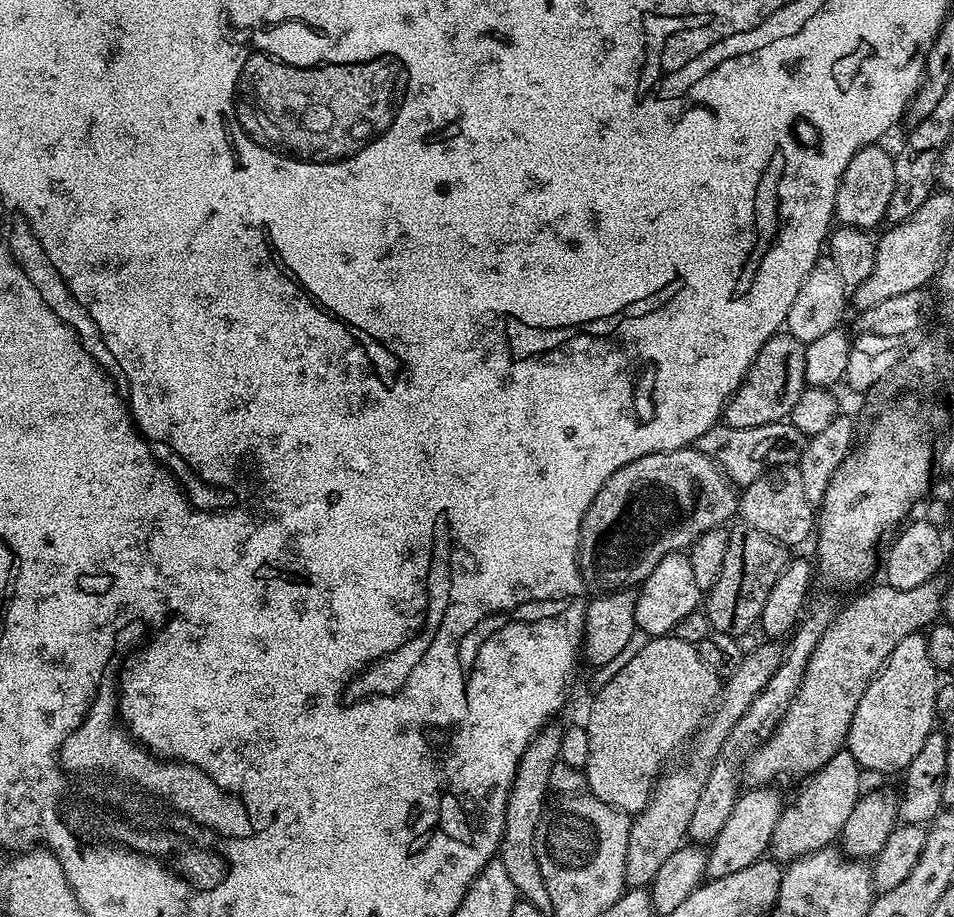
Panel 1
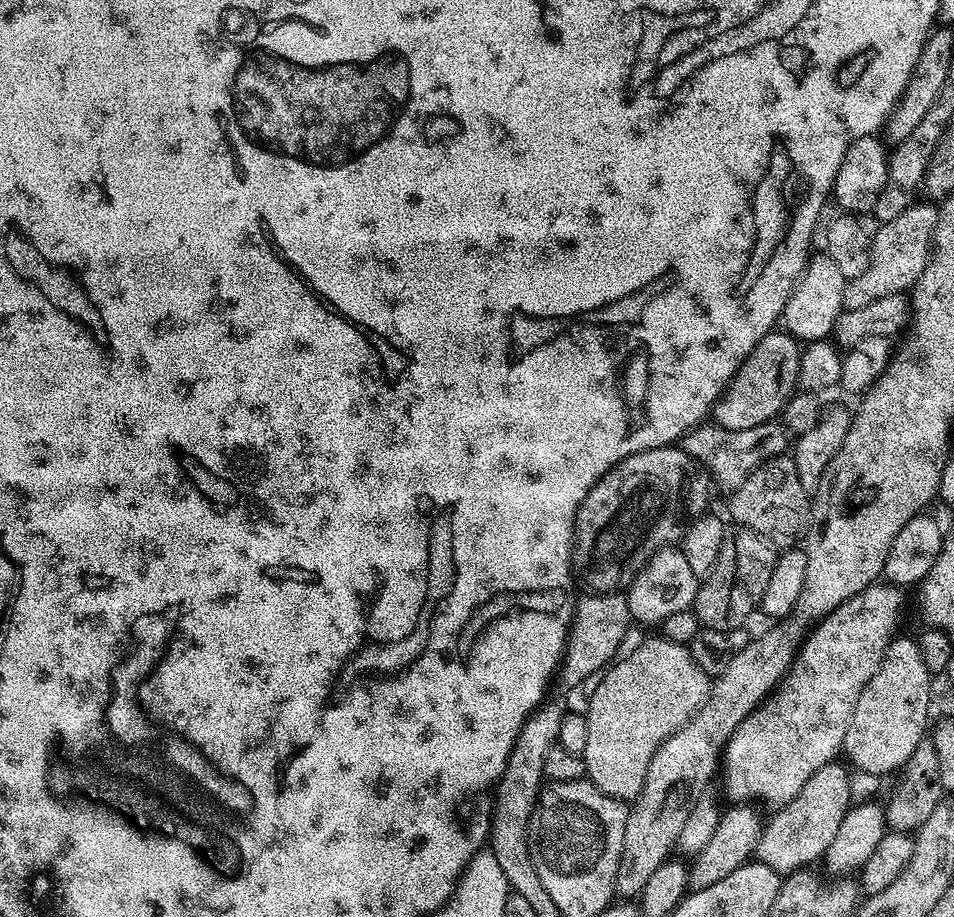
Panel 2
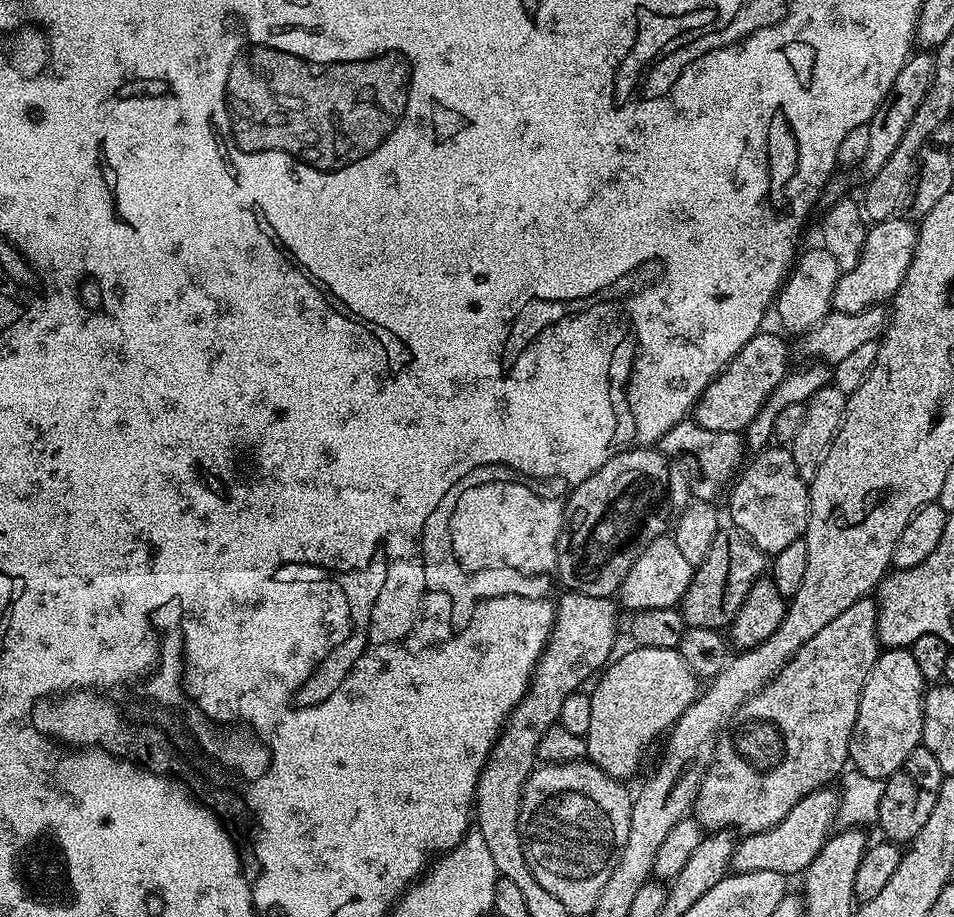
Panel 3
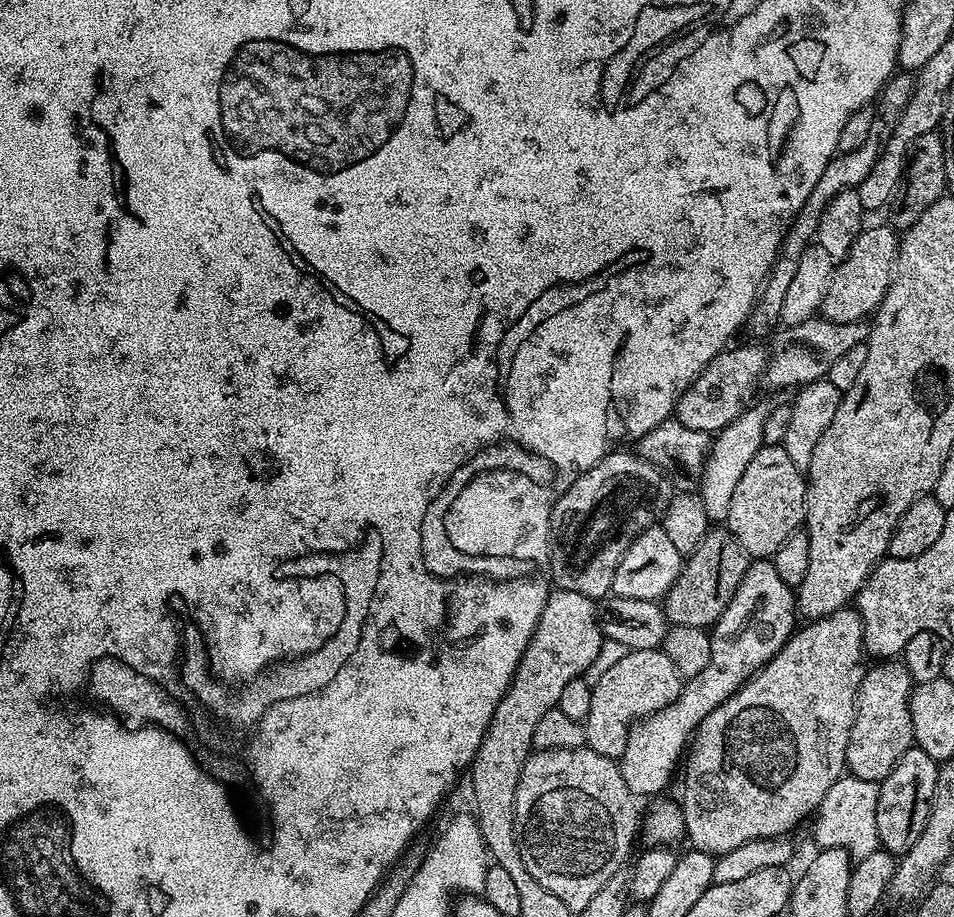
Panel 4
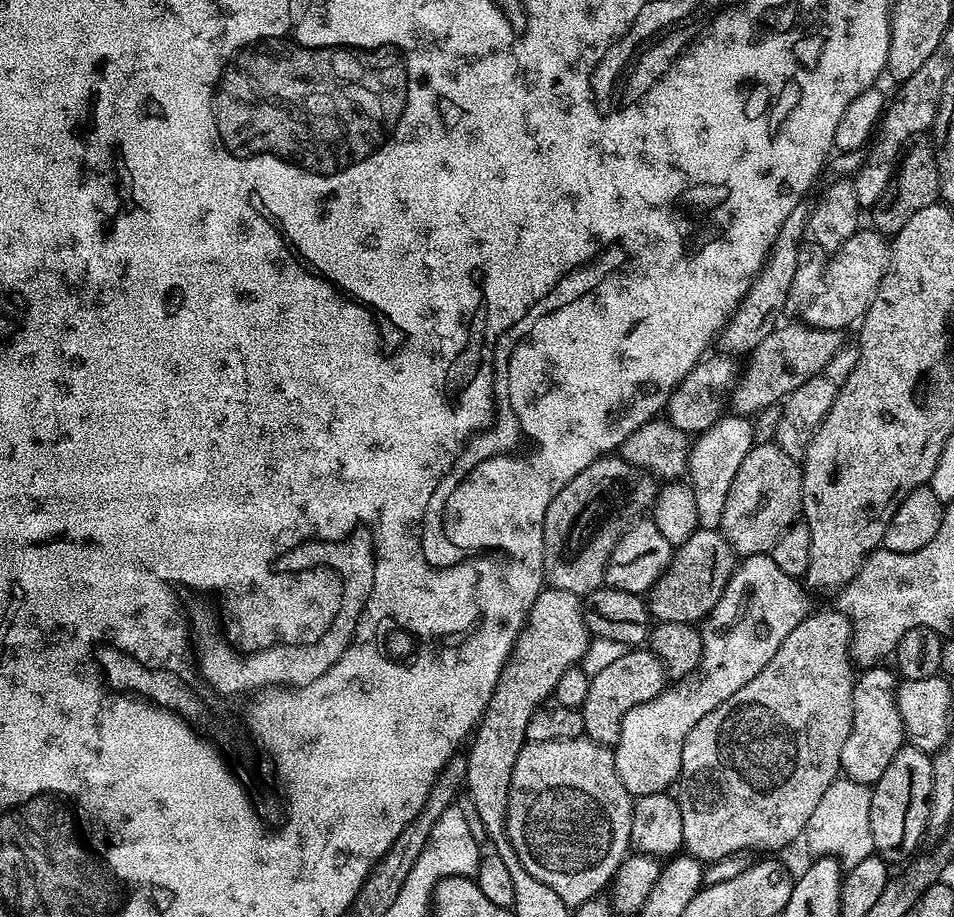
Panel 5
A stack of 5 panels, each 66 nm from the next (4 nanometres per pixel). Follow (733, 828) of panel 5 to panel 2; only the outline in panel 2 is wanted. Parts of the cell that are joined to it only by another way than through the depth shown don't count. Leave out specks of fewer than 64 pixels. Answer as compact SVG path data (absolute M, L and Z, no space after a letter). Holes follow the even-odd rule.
M877 582L869 586L866 590L862 590L858 594L854 594L854 598L850 598L846 602L842 602L842 606L838 606L829 616L825 616L813 627L808 633L808 639L800 645L800 651L797 652L795 660L792 662L788 673L784 675L784 679L776 685L771 696L755 708L752 713L745 718L738 726L738 730L734 730L734 734L728 739L728 745L724 748L722 757L722 776L724 772L724 792L728 796L757 796L764 804L774 804L773 806L781 806L790 803L796 795L802 790L803 786L810 778L817 774L818 770L822 770L827 764L833 763L841 755L844 747L844 739L846 738L846 730L850 726L850 718L854 714L854 706L858 706L858 694L862 694L862 690L866 686L866 682L870 682L870 678L874 678L874 674L878 670L878 666L884 660L884 655L889 644L894 639L894 633L897 631L896 623L900 620L900 592L899 587L893 586L887 582Z

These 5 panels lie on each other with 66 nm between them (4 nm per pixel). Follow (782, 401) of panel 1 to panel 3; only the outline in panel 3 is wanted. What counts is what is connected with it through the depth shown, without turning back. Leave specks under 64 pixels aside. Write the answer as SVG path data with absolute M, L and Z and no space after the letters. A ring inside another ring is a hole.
M757 332L750 342L746 342L746 346L742 346L742 350L738 350L727 368L710 381L690 413L698 426L703 426L705 430L743 433L754 422L770 394L790 371L785 337L776 332Z

